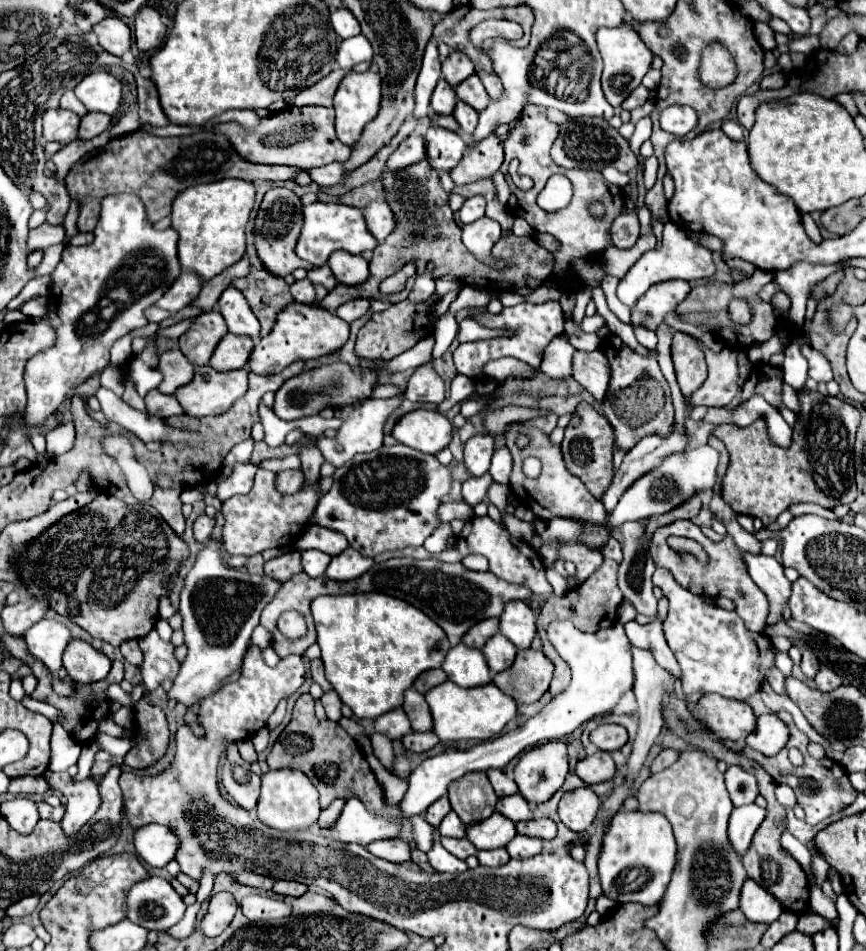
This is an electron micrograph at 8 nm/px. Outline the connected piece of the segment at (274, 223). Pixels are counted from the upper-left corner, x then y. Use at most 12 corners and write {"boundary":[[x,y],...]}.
{"boundary":[[271,188],[255,218],[259,258],[283,278],[311,266],[295,254],[301,200]]}

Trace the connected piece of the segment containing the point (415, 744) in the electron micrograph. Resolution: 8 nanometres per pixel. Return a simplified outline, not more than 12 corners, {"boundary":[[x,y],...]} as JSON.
{"boundary":[[411,732],[403,746],[411,752],[427,752],[439,738],[433,732]]}

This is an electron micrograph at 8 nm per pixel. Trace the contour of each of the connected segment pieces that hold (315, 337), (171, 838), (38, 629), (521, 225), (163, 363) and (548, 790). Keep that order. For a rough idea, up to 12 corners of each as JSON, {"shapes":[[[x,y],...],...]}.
{"shapes":[[[293,302],[261,338],[249,370],[273,374],[295,360],[341,350],[349,324]],[[163,824],[135,834],[137,854],[163,868],[179,850],[179,836]],[[43,618],[23,634],[29,652],[51,670],[71,640],[59,620]],[[515,218],[513,234],[515,236],[533,236],[535,230],[527,220]],[[179,348],[161,354],[163,394],[175,394],[195,376]],[[543,742],[515,766],[529,804],[547,802],[569,772],[567,744]]]}

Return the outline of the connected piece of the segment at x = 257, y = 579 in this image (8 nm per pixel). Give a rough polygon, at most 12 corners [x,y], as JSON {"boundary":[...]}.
{"boundary":[[211,540],[181,592],[189,652],[167,698],[193,706],[237,672],[283,586]]}

